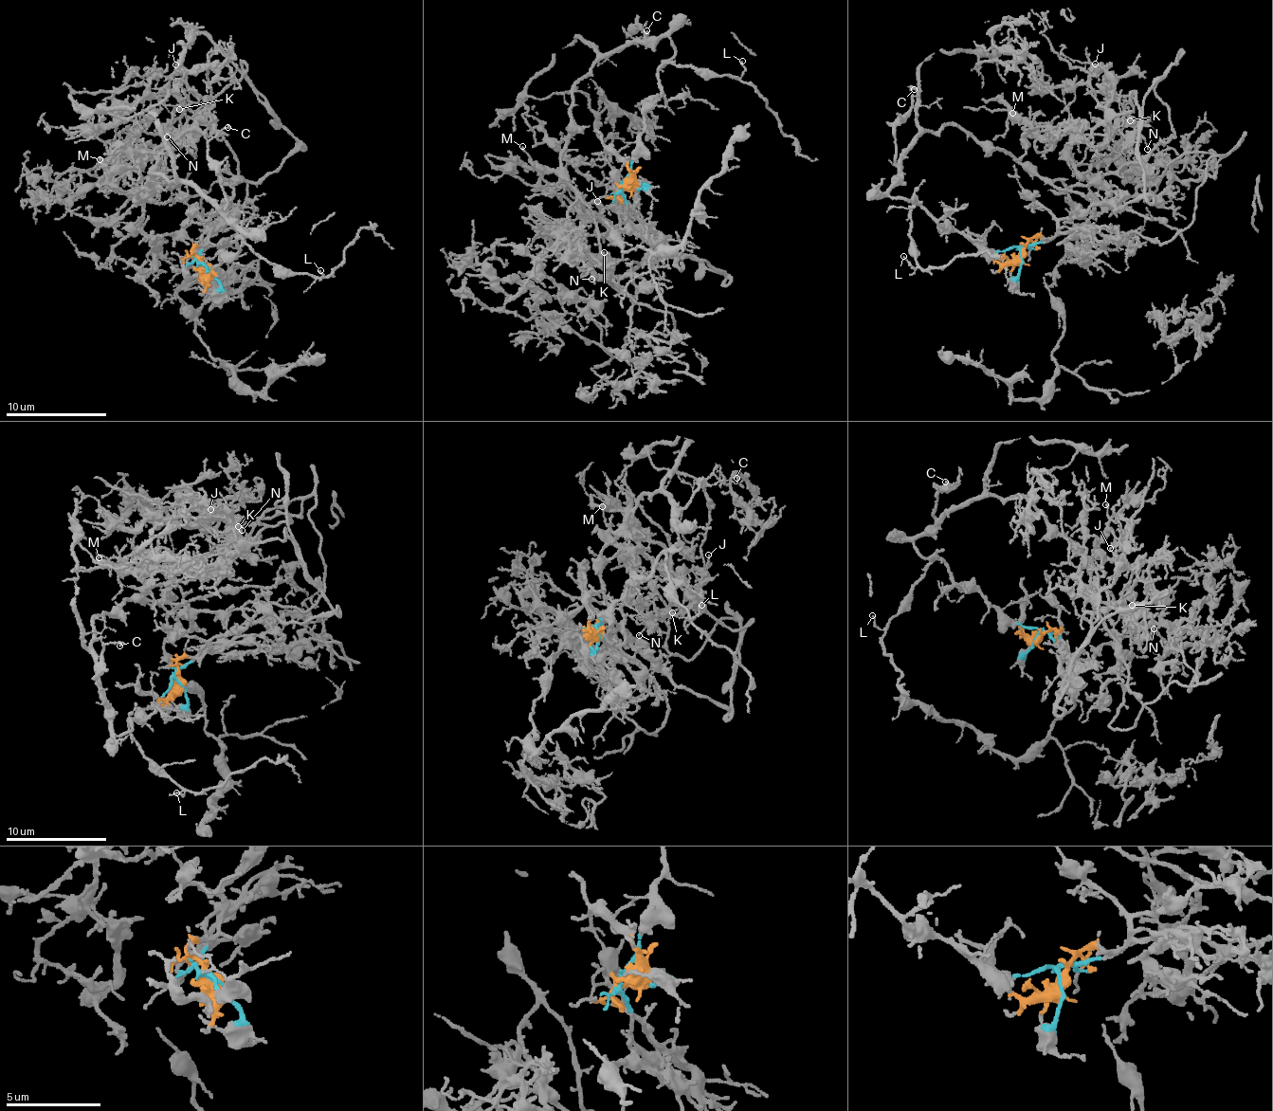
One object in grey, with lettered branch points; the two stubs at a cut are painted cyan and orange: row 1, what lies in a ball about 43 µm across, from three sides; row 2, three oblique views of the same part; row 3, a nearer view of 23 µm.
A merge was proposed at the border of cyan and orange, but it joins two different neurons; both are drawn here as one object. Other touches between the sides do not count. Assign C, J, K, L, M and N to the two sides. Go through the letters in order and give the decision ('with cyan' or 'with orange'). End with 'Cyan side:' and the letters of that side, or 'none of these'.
C: with cyan
J: with orange
K: with orange
L: with cyan
M: with orange
N: with orange
Cyan side: C, L

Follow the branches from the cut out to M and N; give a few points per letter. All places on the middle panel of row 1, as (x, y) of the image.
M: (629, 186), (617, 195), (659, 236), (659, 247), (723, 274), (587, 202), (521, 146)
N: (629, 186), (617, 195), (659, 247), (723, 274), (669, 249), (631, 264), (632, 297), (594, 263), (592, 279)

